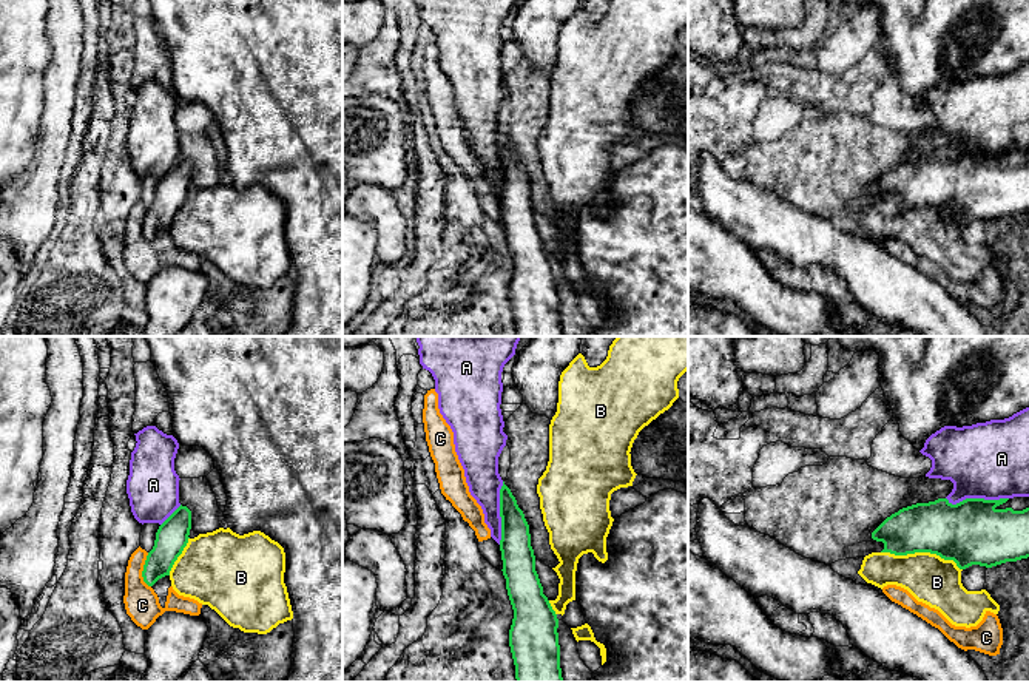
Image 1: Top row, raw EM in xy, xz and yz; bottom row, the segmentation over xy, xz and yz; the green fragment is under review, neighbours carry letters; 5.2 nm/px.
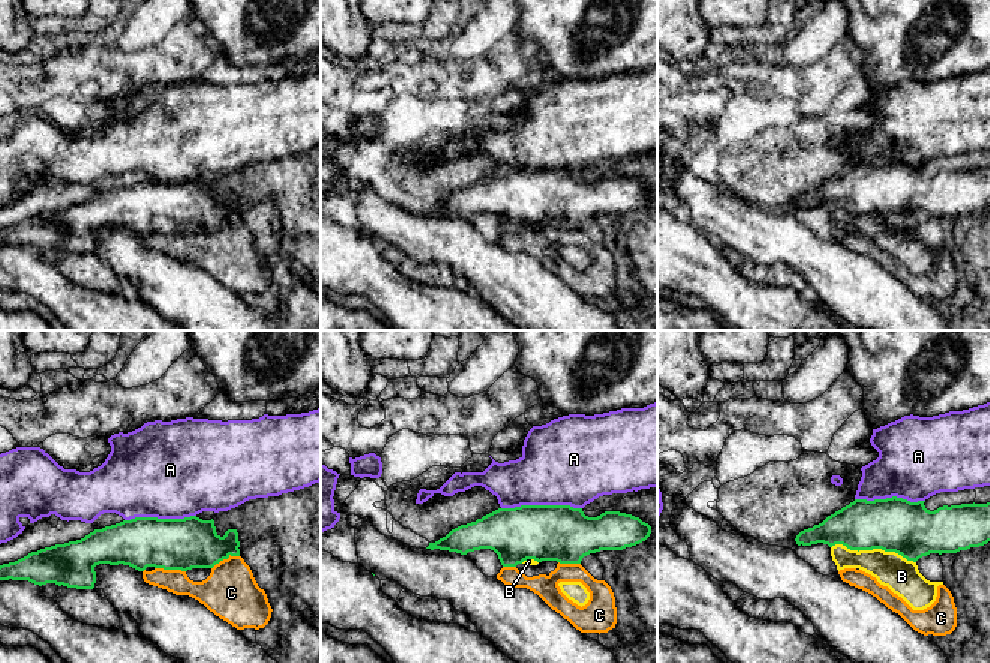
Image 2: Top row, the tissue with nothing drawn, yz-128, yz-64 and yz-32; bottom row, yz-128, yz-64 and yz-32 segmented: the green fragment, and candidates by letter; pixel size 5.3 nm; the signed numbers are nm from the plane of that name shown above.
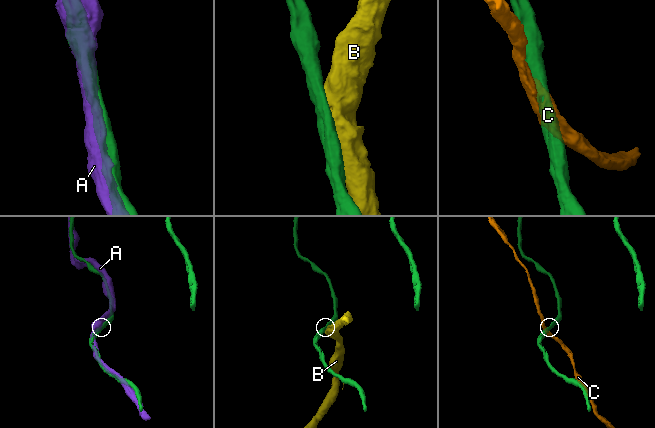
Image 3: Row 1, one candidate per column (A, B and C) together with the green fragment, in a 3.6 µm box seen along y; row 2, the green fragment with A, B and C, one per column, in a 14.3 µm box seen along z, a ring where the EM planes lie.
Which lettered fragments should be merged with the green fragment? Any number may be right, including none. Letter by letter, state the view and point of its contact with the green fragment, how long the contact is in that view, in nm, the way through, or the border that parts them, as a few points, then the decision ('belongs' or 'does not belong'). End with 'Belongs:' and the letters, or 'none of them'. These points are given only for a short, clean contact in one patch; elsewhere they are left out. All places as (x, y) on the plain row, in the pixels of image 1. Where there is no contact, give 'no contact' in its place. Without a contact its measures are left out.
A: yz (977, 153) | 320 nm | belongs
B: yz (921, 205) | 440 nm | does not belong
C: xy (144, 224) | 180 nm | does not belong
Belongs: A

